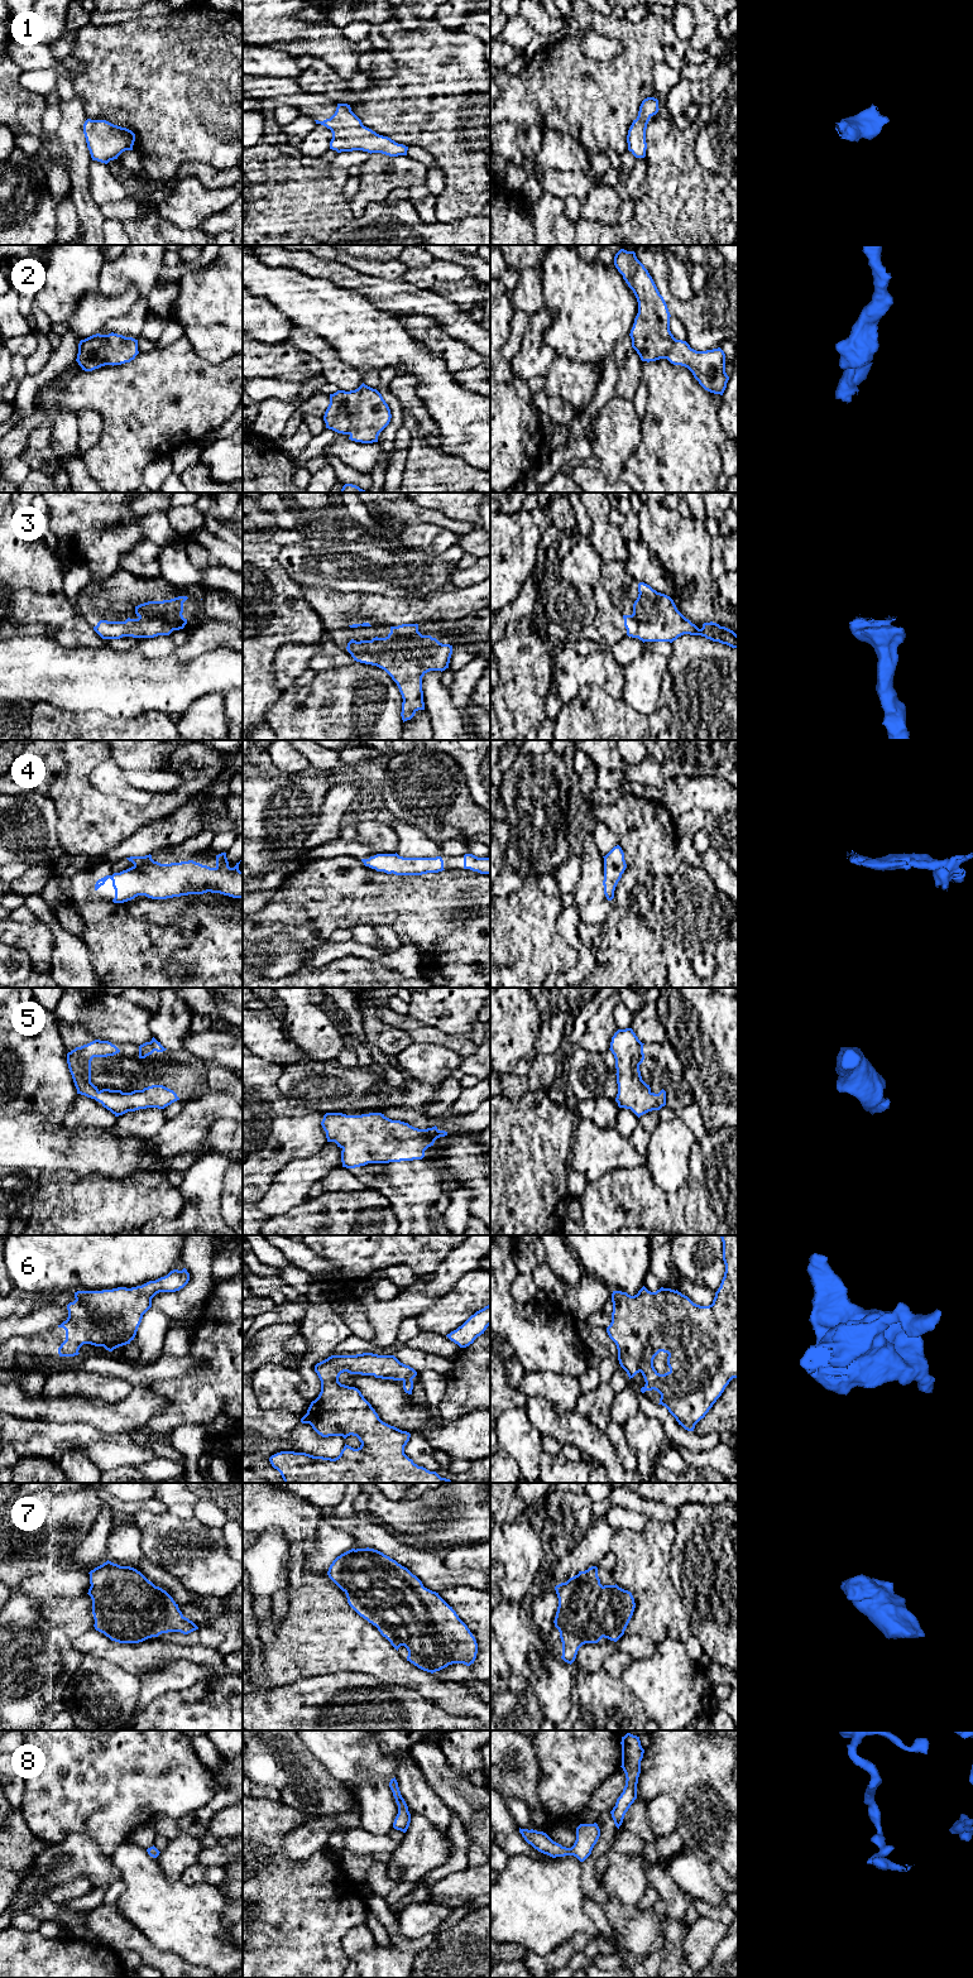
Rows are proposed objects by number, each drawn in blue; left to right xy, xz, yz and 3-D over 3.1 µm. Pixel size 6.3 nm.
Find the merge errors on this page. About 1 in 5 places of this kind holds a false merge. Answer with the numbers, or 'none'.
none

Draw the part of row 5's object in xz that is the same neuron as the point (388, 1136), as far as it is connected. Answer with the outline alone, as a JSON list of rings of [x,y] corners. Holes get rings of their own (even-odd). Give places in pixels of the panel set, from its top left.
[[[326,1113],[321,1122],[327,1142],[335,1142],[341,1151],[342,1167],[355,1168],[368,1163],[389,1163],[422,1160],[425,1151],[433,1146],[447,1132],[437,1127],[418,1129],[401,1120],[392,1120],[382,1113],[346,1115],[342,1113]]]

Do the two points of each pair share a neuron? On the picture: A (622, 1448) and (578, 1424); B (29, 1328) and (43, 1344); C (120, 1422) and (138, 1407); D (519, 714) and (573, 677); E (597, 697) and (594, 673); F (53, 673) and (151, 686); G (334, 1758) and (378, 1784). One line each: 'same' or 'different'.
A: different
B: different
C: same
D: different
E: different
F: same
G: same

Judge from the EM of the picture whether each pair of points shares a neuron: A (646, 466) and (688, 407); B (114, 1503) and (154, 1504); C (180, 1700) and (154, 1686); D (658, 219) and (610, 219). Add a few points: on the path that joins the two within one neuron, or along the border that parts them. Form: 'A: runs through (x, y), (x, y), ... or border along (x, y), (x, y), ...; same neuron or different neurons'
A: runs through (653, 451), (680, 422); same neuron
B: runs through (124, 1507), (144, 1504); same neuron
C: border along (193, 1683), (181, 1689), (167, 1690), (140, 1709); different neurons
D: border along (588, 220), (617, 226); different neurons

